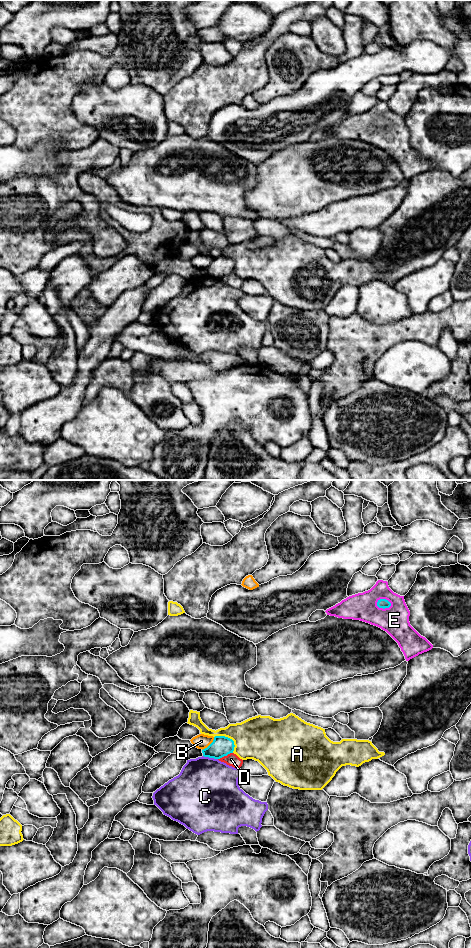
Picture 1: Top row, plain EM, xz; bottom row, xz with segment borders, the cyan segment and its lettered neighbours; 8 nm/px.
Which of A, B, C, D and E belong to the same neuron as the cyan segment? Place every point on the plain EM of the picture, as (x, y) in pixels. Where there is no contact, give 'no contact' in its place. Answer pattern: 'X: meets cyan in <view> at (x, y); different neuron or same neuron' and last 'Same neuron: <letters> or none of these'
A: meets cyan in xz at (229, 258); different neuron
B: meets cyan in xz at (210, 264); different neuron
C: meets cyan in xz at (210, 277); different neuron
D: meets cyan in xz at (225, 275); different neuron
E: meets cyan in xz at (384, 119); different neuron
Same neuron: none of these

